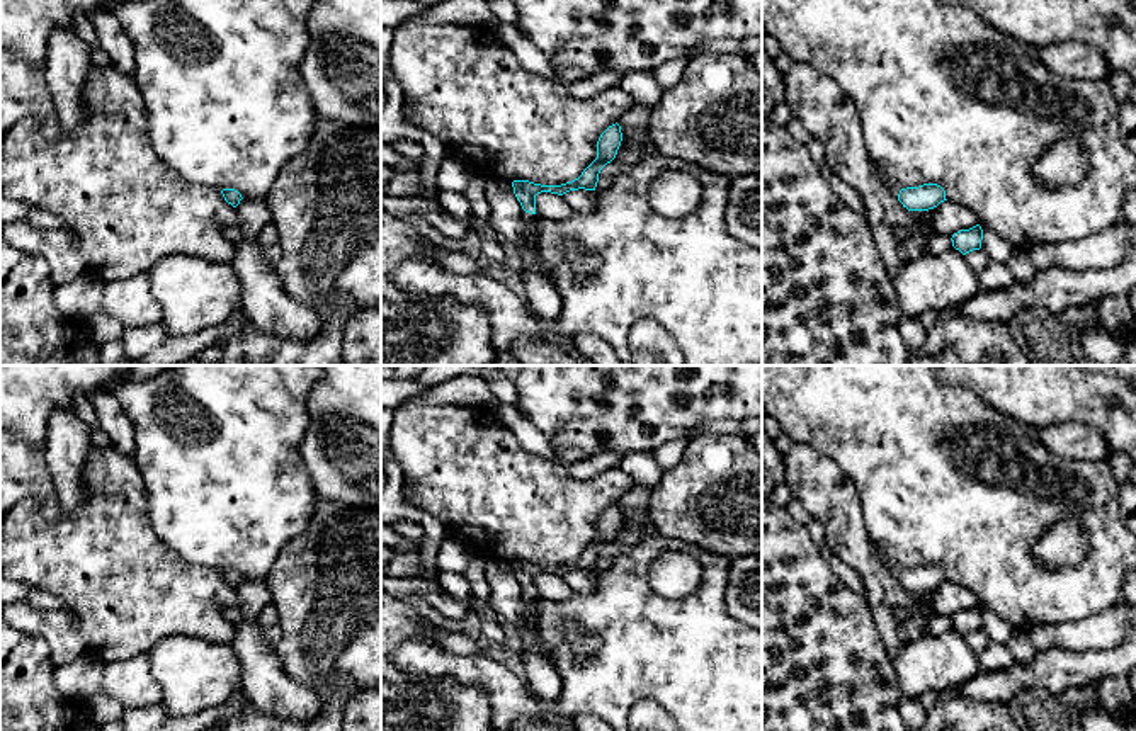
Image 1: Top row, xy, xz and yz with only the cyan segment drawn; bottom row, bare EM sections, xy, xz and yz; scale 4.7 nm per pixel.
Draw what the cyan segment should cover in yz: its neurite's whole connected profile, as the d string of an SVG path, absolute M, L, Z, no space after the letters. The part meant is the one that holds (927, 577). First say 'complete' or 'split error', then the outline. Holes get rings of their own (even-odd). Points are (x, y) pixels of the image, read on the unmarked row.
split error | M872 542L874 552L884 568L906 588L908 592L929 592L937 588L946 580L946 571L937 564L923 564L918 568L900 570L891 563L879 547Z

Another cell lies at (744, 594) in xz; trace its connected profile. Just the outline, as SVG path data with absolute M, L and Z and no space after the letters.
M762 549L730 563L724 604L731 617L762 631Z

